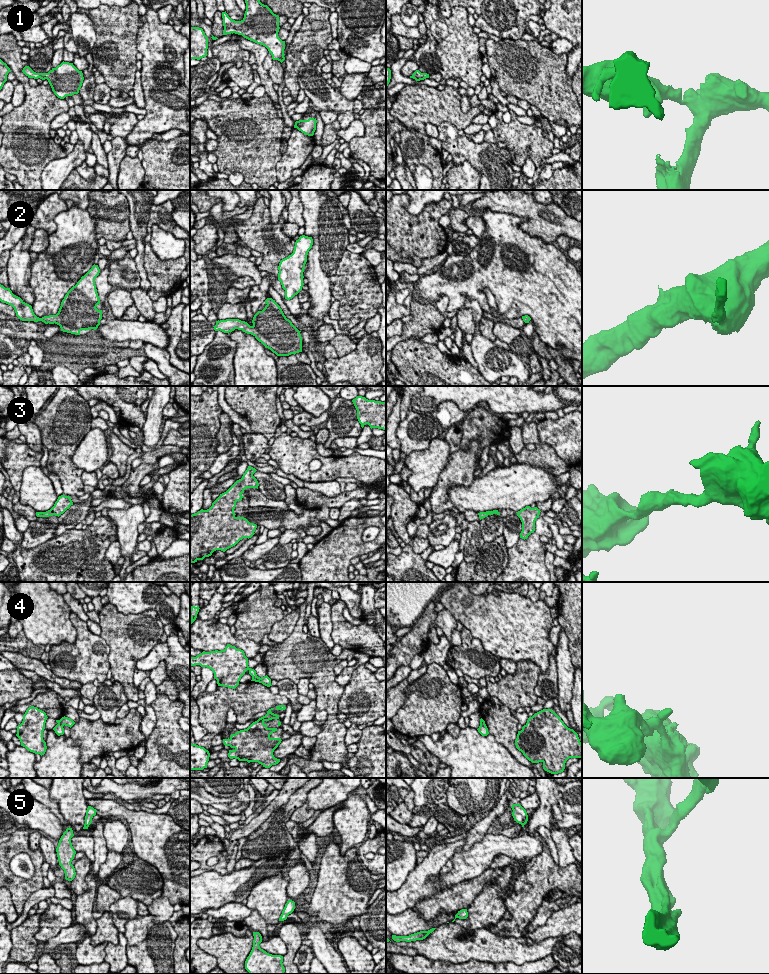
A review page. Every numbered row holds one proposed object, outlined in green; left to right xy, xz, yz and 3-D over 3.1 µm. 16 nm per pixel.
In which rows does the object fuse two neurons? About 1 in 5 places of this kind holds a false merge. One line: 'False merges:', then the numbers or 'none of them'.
False merges: 4

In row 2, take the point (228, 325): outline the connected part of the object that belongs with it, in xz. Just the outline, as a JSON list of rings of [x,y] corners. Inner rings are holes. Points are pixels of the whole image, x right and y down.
[[[267,298],[265,303],[267,304],[265,308],[254,315],[252,326],[239,319],[226,319],[216,321],[214,330],[228,334],[235,329],[242,330],[253,335],[277,356],[302,352],[301,331],[286,318],[275,300]]]

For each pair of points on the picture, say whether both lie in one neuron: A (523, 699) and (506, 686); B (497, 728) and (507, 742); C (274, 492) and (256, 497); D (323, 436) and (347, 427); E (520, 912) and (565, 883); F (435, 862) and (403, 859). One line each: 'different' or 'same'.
A: same
B: same
C: different
D: different
E: same
F: different

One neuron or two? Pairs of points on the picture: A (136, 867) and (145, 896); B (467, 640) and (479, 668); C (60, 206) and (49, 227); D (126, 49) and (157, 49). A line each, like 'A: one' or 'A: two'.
A: one
B: one
C: one
D: two

